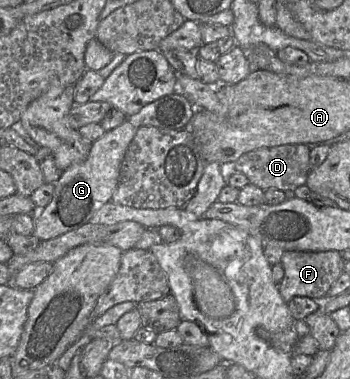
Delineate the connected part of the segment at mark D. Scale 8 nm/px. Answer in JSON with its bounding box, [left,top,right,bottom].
[220,144,311,193]

